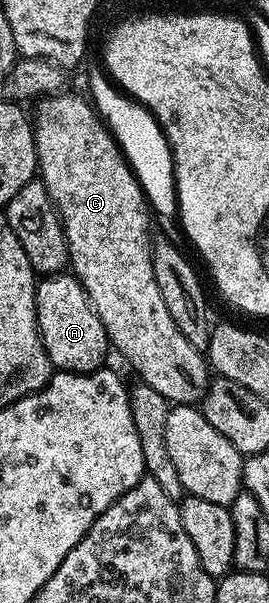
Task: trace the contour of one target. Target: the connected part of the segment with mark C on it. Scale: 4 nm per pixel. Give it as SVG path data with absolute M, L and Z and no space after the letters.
M64 91L42 98L38 102L39 118L33 121L37 177L47 188L51 202L59 213L59 220L63 222L70 272L83 284L91 306L105 327L110 348L114 352L116 349L135 368L139 376L136 378L142 384L153 387L153 391L165 395L169 403L195 405L202 402L207 393L207 387L213 380L212 370L201 350L193 347L193 343L177 331L177 323L173 323L173 315L169 315L169 307L165 307L165 299L153 275L153 213L147 197L102 117L92 102L83 97Z

